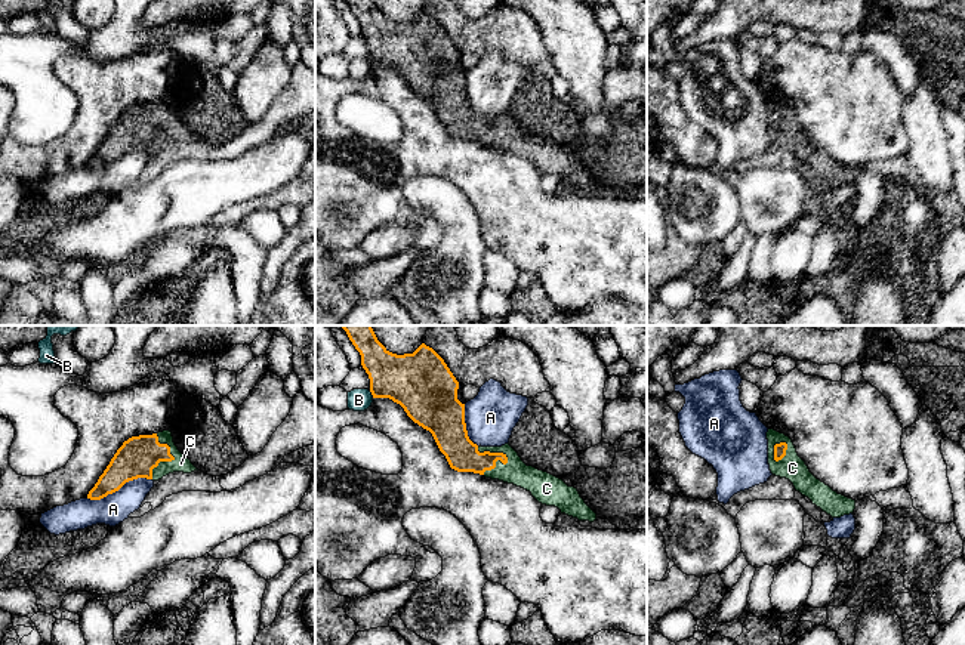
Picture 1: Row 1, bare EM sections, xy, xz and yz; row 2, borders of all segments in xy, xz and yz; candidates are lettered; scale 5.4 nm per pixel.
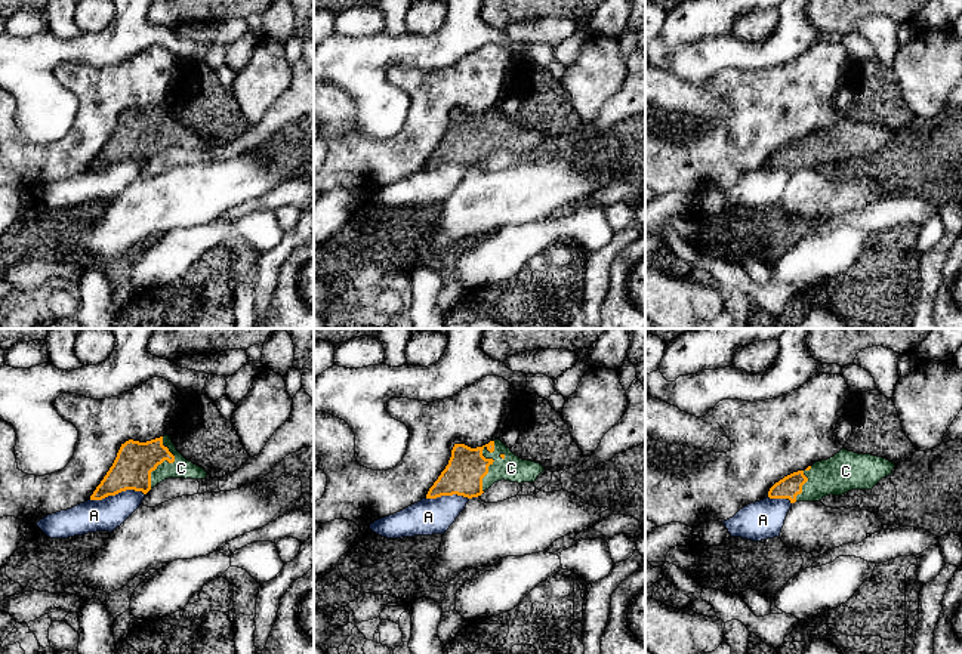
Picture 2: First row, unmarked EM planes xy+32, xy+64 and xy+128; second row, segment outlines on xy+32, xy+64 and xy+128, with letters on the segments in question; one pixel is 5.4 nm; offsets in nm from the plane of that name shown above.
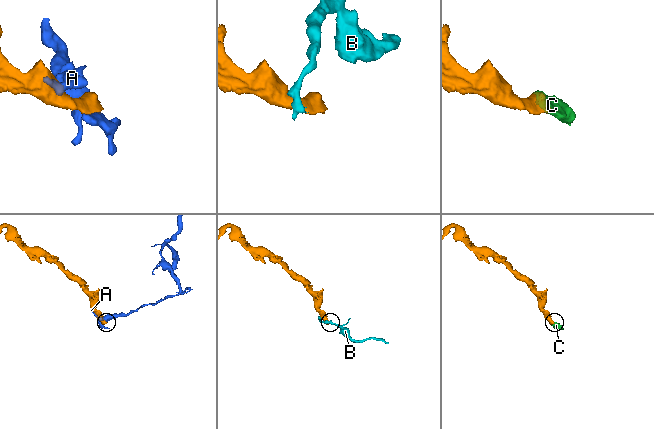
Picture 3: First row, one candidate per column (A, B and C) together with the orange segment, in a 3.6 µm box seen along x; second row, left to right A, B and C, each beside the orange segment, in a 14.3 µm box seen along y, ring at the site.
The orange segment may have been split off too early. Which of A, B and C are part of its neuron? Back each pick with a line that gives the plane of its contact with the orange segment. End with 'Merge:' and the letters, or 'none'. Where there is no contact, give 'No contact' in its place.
C: Touches orange in xz
Merge: C

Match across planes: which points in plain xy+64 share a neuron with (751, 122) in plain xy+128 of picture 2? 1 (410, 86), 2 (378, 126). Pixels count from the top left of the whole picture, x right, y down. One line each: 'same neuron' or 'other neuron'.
1: same neuron
2: other neuron

